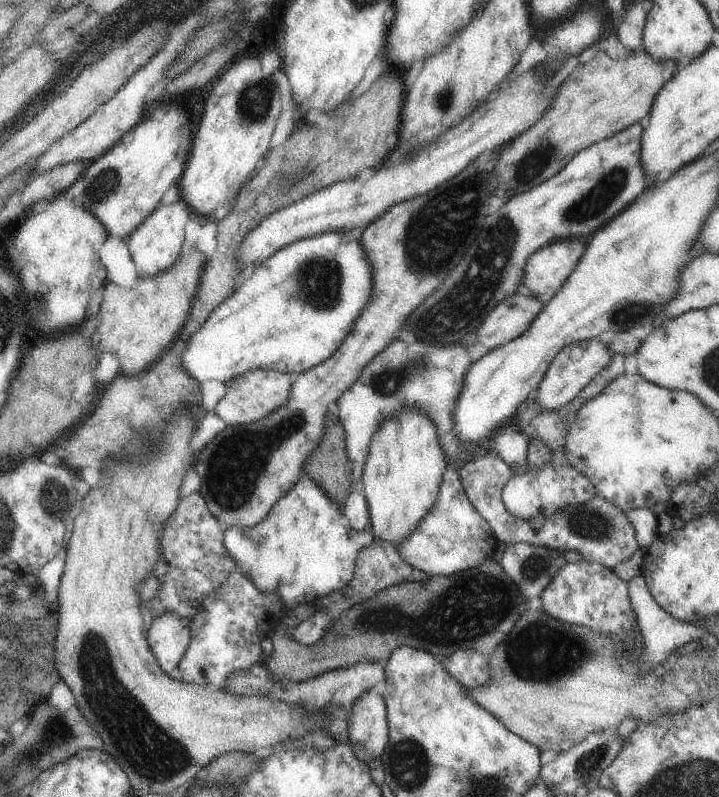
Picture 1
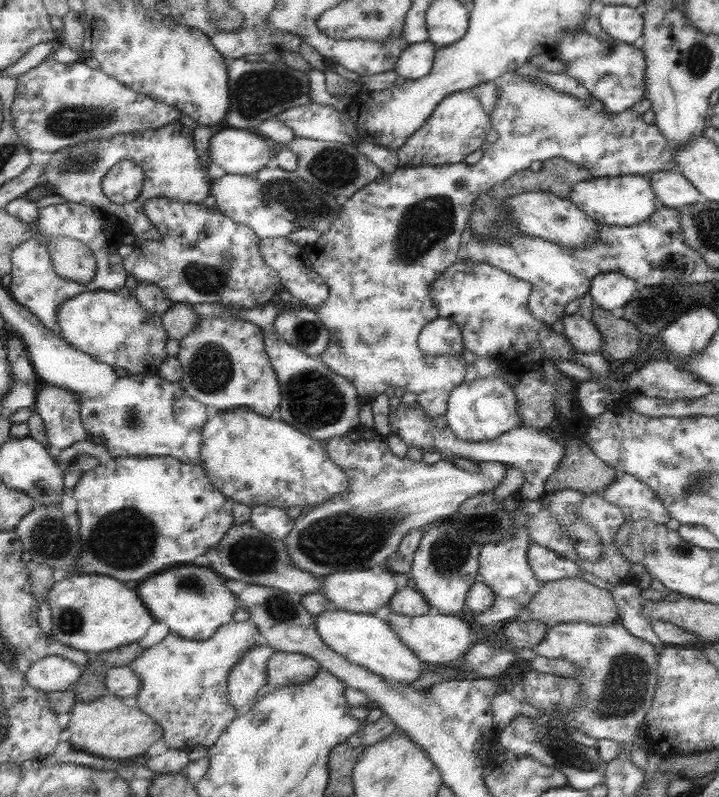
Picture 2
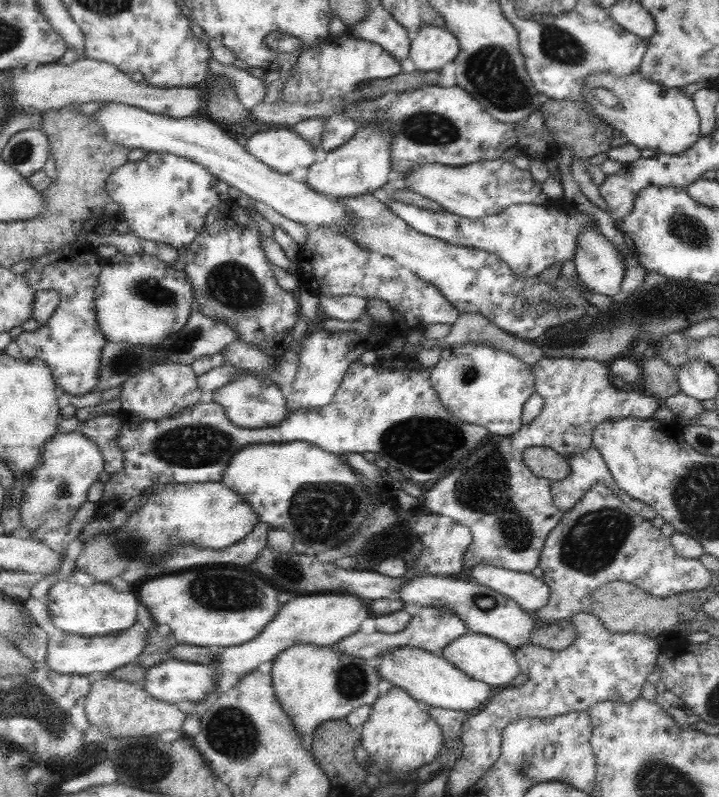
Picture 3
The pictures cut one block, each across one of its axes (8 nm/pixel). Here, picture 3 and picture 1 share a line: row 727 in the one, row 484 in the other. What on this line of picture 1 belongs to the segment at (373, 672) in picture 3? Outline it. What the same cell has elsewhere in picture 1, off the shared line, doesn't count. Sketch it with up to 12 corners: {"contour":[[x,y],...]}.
{"contour":[[313,478],[253,528],[235,566],[283,610],[343,590],[373,532],[345,526]]}

